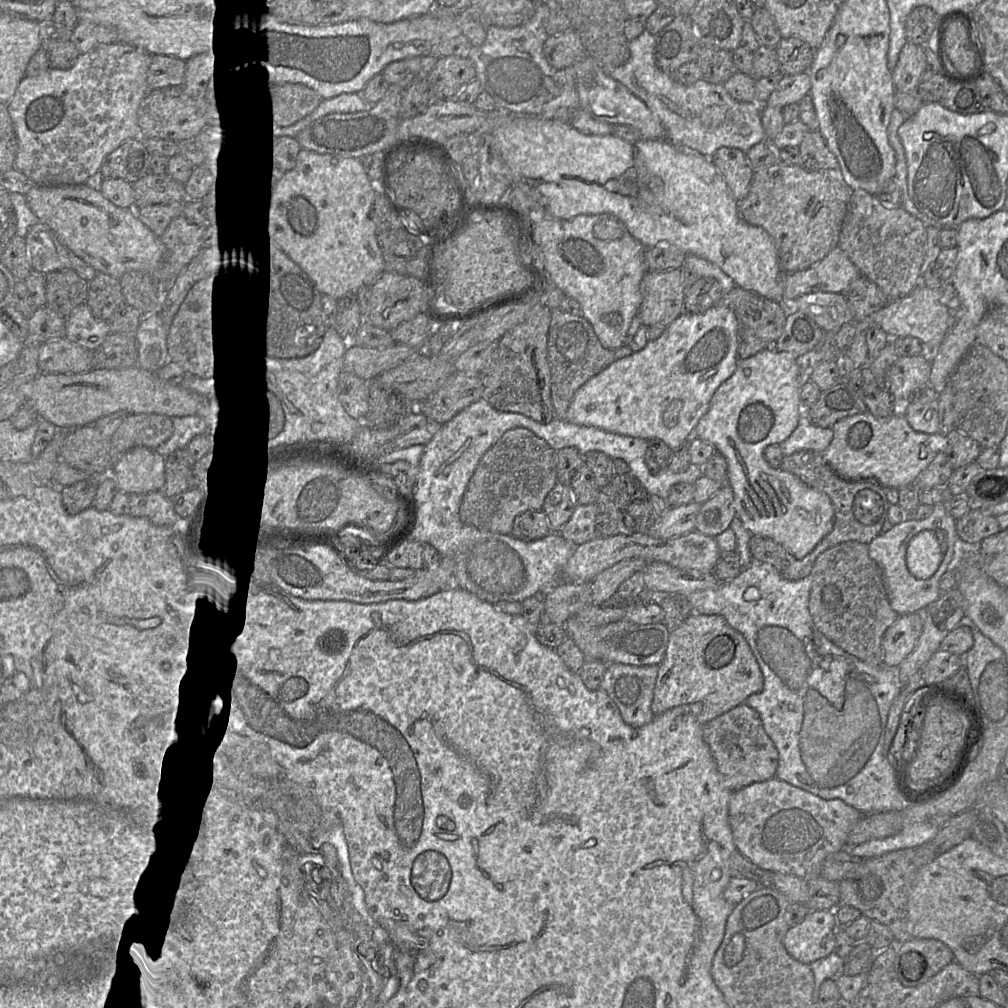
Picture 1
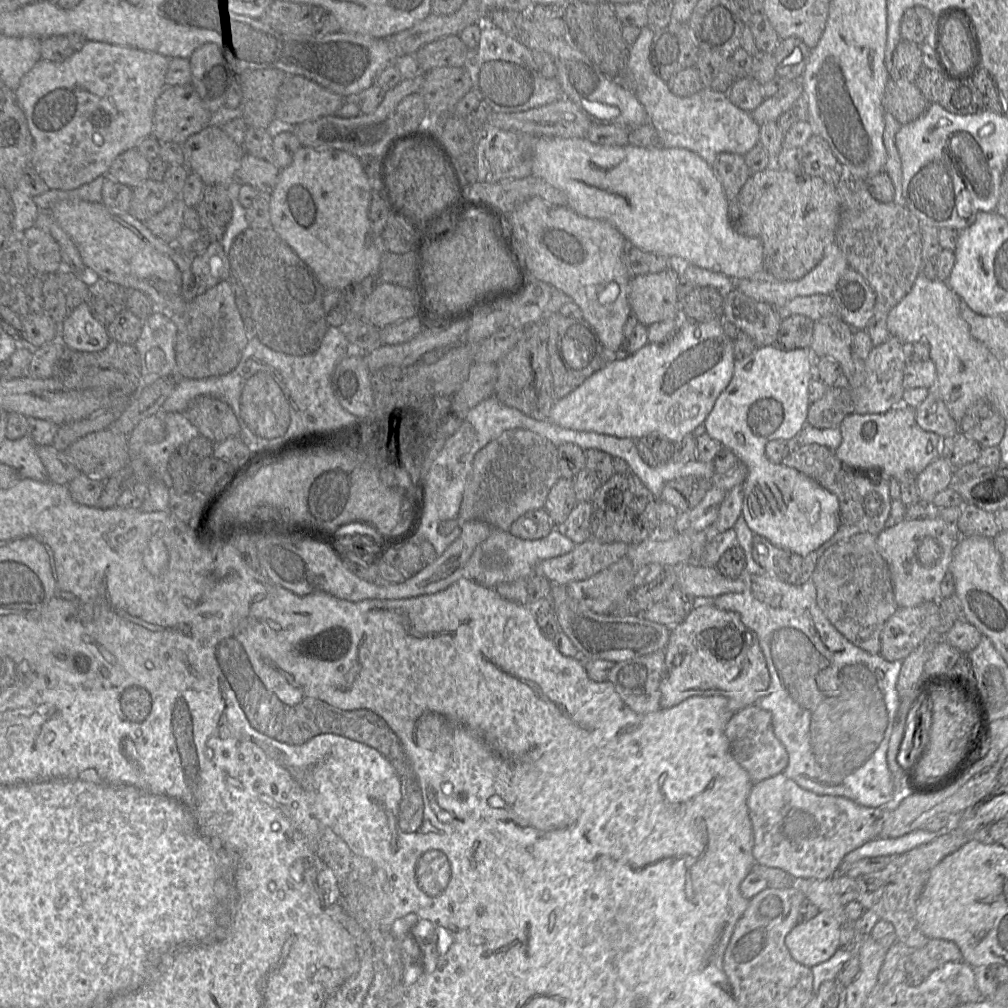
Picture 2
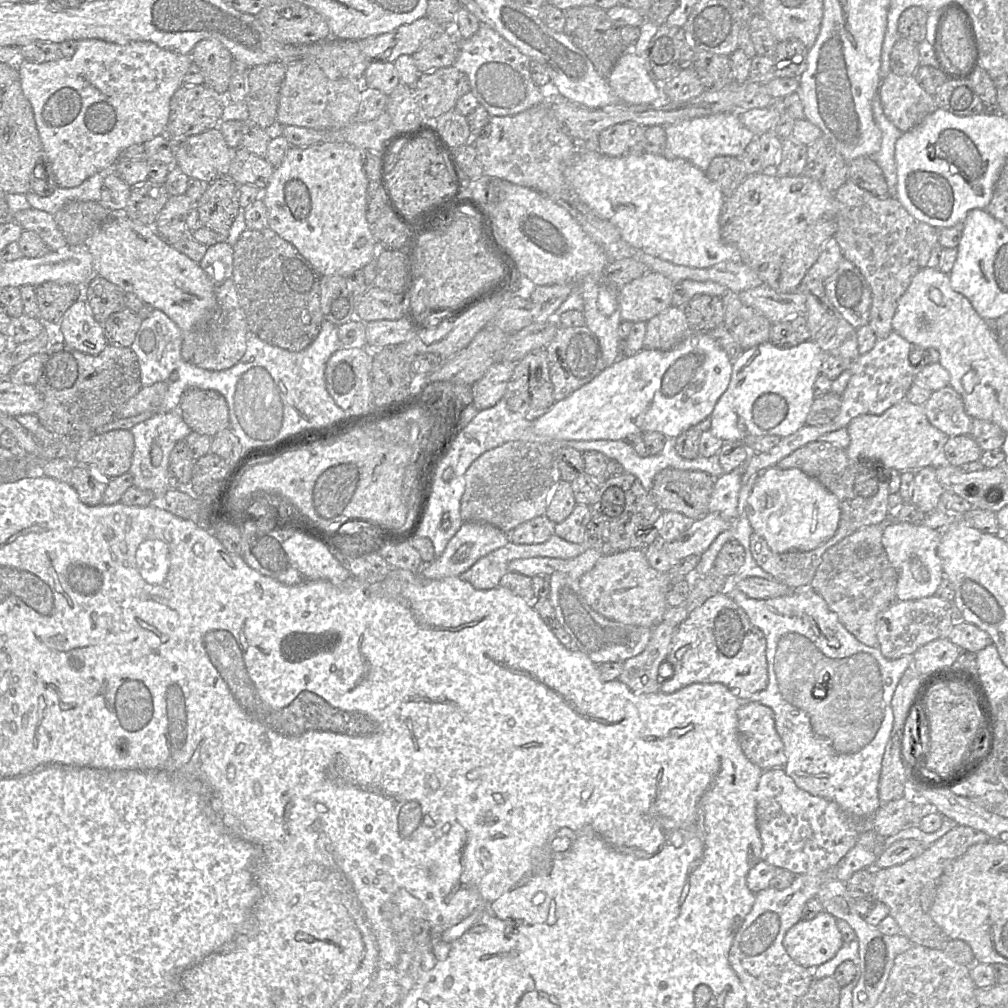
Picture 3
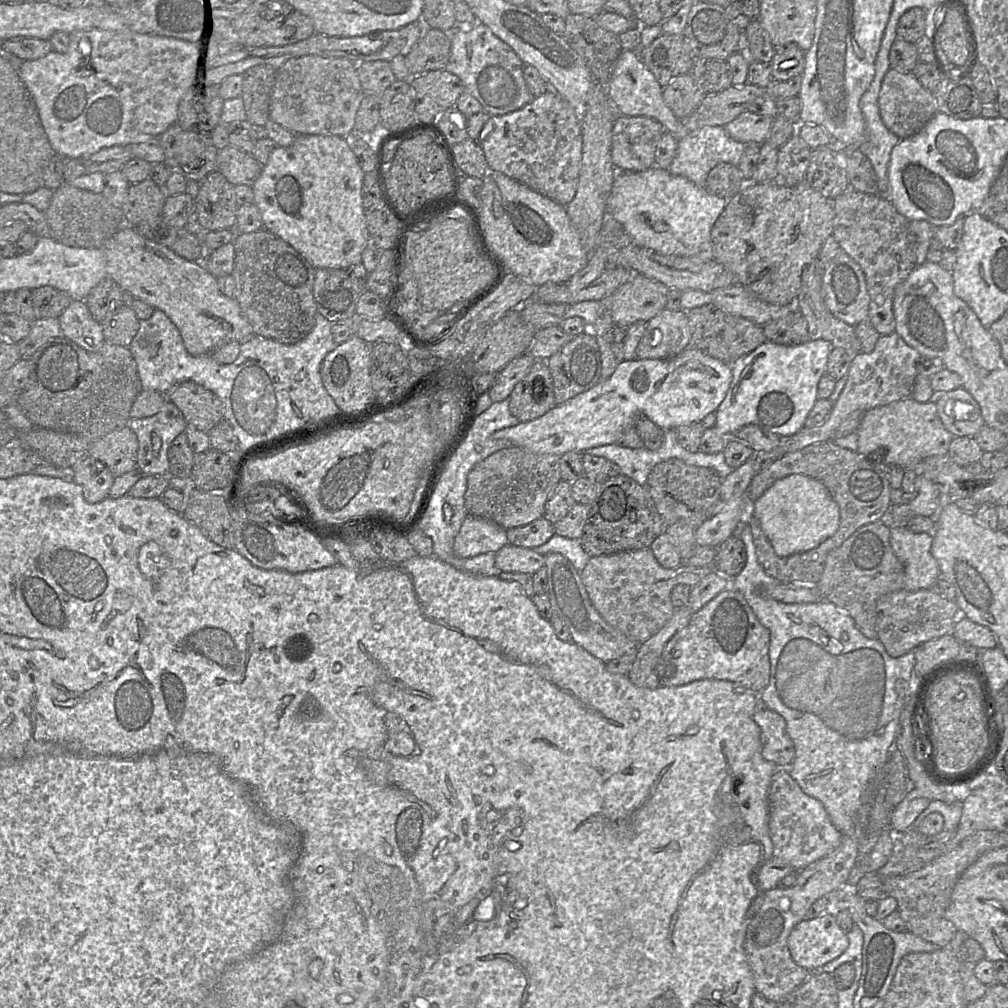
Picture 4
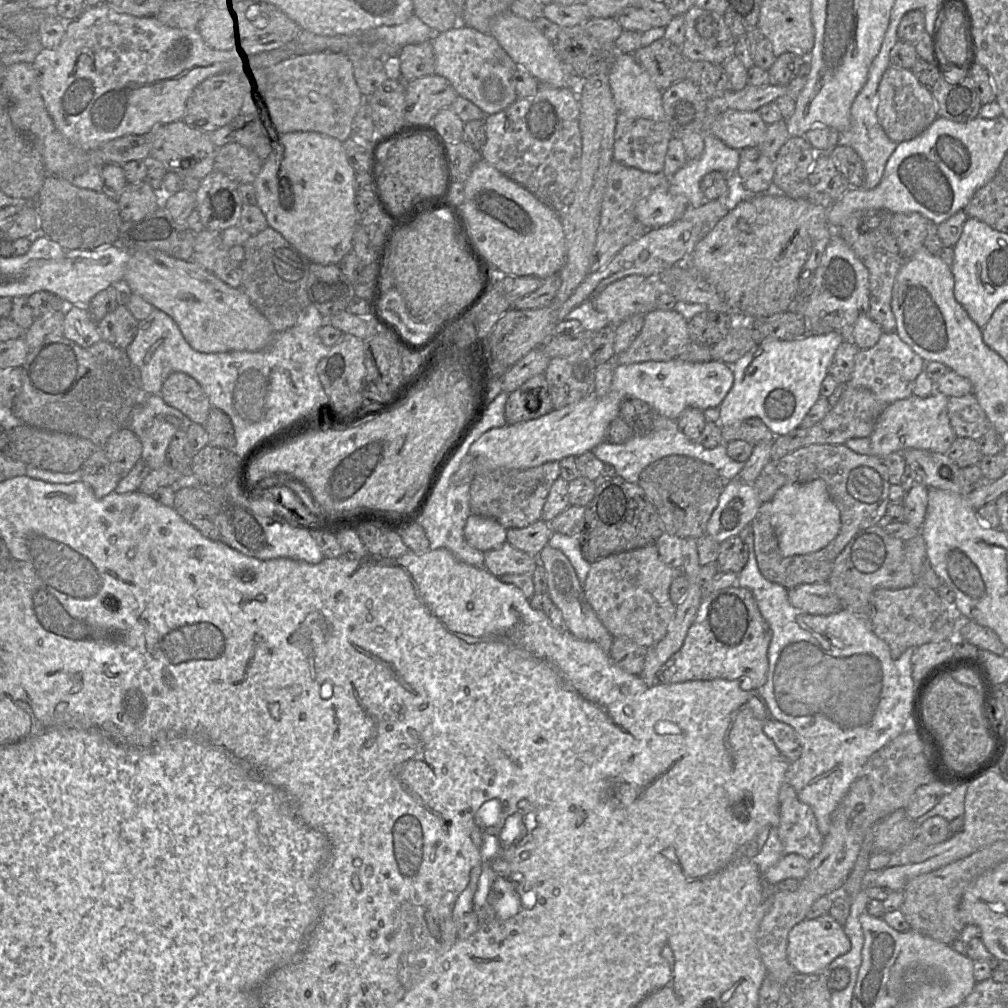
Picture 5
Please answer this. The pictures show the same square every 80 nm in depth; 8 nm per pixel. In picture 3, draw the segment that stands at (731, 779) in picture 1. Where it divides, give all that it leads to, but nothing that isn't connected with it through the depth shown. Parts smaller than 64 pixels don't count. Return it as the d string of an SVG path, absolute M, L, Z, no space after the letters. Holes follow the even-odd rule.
M754 699L744 701L737 711L737 719L739 742L747 759L762 771L784 768L787 763L787 755L784 744L775 728L775 718L772 709Z

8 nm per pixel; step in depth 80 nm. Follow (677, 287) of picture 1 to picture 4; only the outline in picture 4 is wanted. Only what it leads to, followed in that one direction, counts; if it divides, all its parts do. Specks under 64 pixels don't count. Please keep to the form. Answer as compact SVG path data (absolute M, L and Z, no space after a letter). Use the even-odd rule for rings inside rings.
M634 274L628 282L600 301L604 310L610 312L615 325L630 326L637 321L647 322L660 313L666 306L668 291L669 288L659 281Z

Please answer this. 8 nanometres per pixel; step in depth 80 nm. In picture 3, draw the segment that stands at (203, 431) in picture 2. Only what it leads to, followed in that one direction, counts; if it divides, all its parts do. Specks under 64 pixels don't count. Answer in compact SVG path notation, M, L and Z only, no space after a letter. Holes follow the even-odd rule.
M187 389L178 410L192 431L210 437L230 427L228 404L215 390Z

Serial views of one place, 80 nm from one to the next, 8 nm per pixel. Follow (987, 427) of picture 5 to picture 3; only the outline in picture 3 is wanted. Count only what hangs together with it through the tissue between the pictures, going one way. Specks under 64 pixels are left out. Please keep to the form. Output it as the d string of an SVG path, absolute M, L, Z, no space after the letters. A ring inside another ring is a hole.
M952 387L932 392L923 408L930 424L947 436L970 434L972 418L965 411L962 397Z

